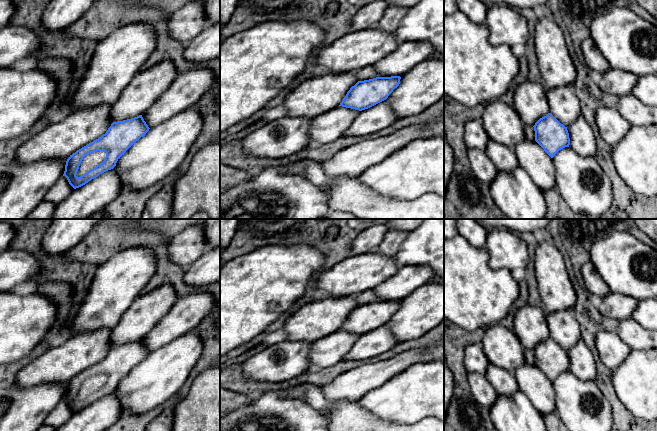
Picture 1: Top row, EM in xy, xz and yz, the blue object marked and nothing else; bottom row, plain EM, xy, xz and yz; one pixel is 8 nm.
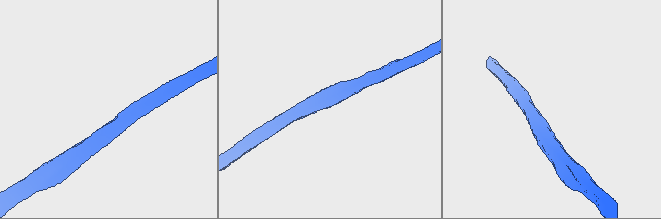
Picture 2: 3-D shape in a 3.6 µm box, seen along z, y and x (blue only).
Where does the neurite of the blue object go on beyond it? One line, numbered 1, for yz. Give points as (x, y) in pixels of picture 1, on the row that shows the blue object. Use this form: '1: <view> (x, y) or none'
1: yz (564, 105)

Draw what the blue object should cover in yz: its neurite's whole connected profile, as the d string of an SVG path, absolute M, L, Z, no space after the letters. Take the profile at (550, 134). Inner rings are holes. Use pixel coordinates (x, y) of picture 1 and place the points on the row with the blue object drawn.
M544 86L550 112L540 118L534 127L535 141L553 158L555 154L570 145L567 128L581 114L581 105L573 86L549 89Z

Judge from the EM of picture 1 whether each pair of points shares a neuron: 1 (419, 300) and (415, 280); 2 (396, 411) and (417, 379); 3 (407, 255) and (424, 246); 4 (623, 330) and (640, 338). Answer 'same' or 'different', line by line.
1: different
2: same
3: same
4: same

